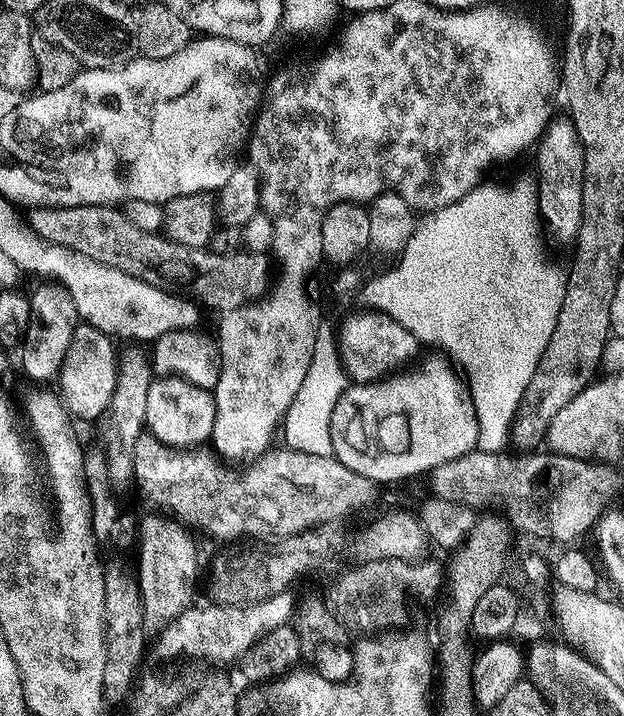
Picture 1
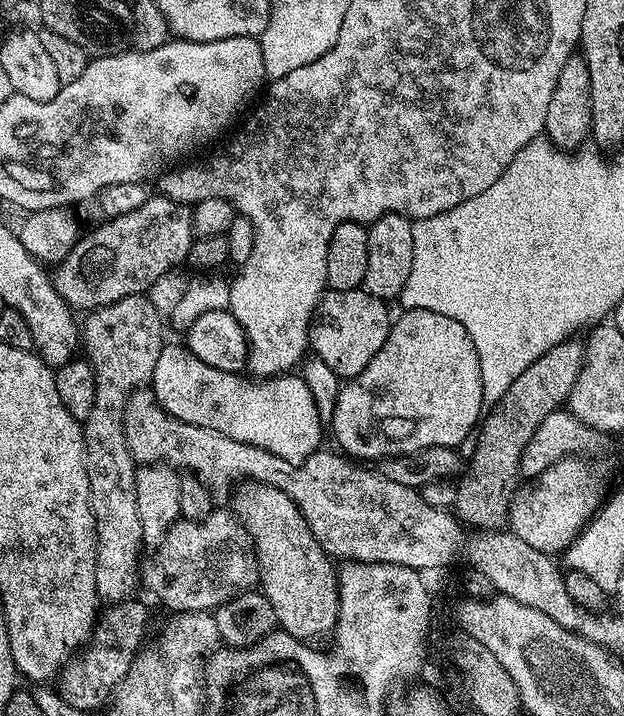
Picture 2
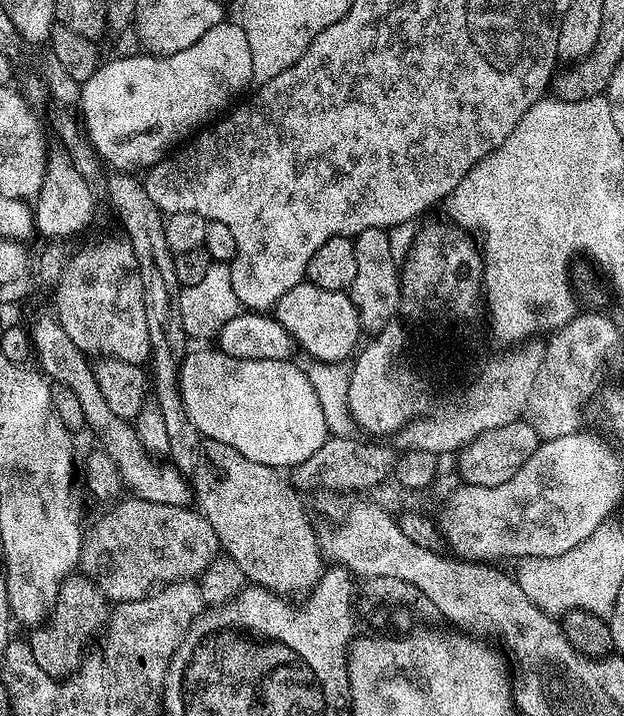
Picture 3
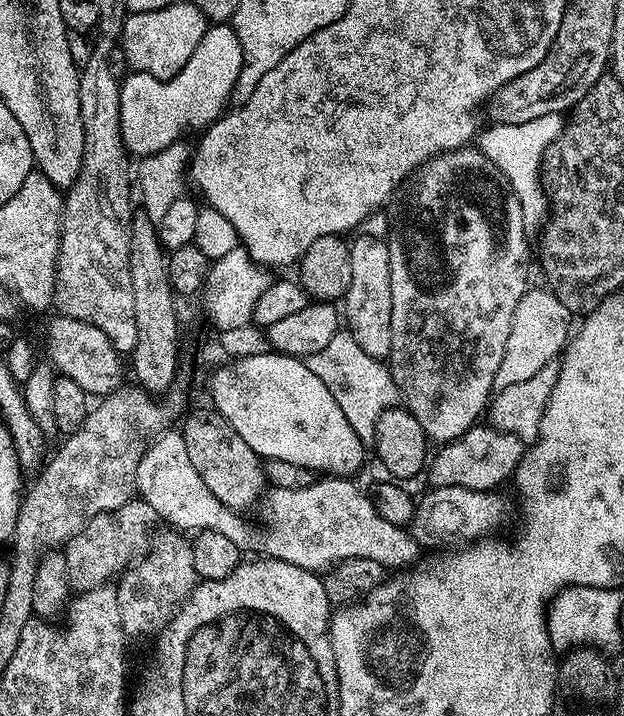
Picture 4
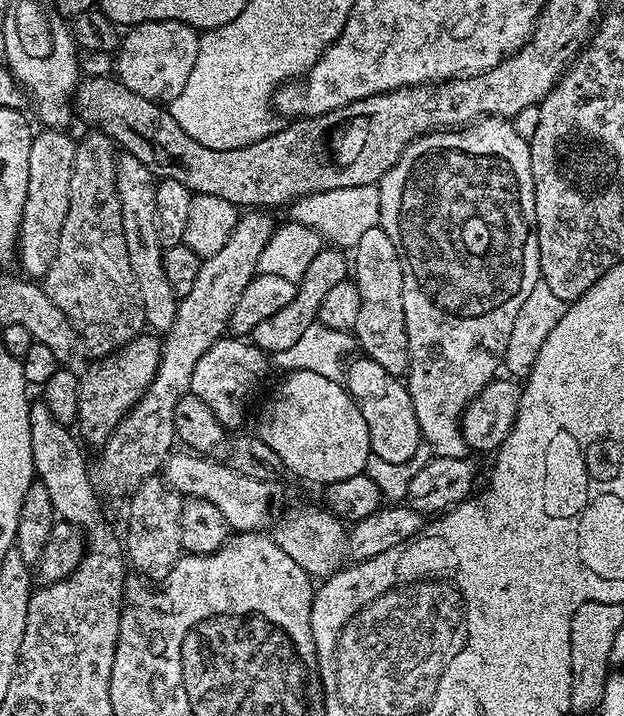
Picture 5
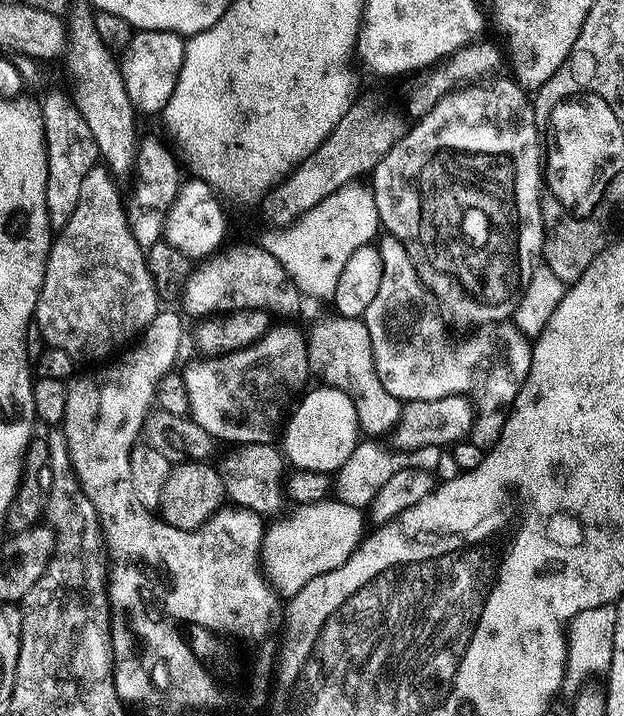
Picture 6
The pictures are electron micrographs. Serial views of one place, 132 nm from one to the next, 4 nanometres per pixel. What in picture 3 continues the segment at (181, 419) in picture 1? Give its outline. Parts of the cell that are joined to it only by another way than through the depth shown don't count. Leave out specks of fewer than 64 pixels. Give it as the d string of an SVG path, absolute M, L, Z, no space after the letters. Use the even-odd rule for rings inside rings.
M213 350L213 352L189 351L180 361L179 384L181 401L184 403L185 412L189 416L190 422L200 432L201 437L217 440L218 442L226 442L226 446L234 446L234 450L238 450L238 454L246 454L246 458L250 458L254 462L262 462L271 468L288 470L293 465L306 461L306 458L310 458L324 444L330 433L327 428L326 419L323 418L322 405L318 400L318 394L315 393L314 386L309 382L305 369L300 366L295 368L293 364L289 361L239 360L219 350Z

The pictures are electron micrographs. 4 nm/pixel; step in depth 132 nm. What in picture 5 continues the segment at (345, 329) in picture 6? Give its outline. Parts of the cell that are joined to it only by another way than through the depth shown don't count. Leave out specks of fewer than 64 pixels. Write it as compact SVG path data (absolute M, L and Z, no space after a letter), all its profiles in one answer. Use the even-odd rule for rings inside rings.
M360 354L357 357L357 360L347 361L346 387L348 395L360 408L362 418L366 418L366 430L370 434L372 447L371 455L391 464L406 462L414 456L414 450L418 450L422 442L418 418L414 414L414 402L410 402L407 387L397 377L382 370L382 366L378 366L378 362L374 362L369 356Z

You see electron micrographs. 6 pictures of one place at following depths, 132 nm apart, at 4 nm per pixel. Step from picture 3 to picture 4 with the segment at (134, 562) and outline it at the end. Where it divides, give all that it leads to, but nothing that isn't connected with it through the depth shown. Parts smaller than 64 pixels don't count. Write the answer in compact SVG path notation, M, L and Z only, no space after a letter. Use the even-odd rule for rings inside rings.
M133 498L118 510L103 512L90 518L88 525L78 530L78 534L71 536L62 548L66 558L66 578L69 589L76 594L89 592L109 583L113 579L112 575L115 577L123 573L124 569L133 563L132 551L140 543L141 545L145 543L149 535L148 518L150 519L152 515L151 507L144 499Z

